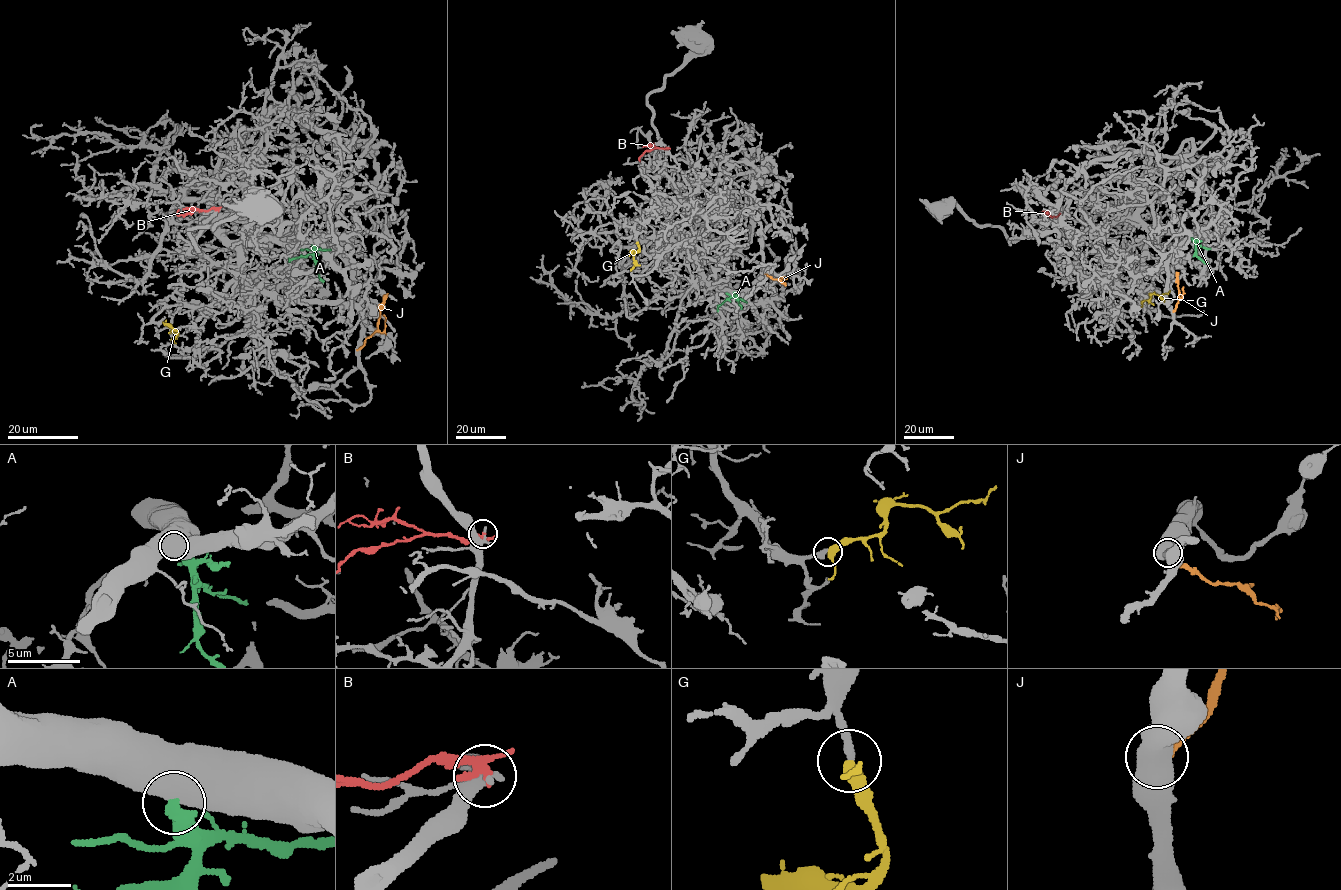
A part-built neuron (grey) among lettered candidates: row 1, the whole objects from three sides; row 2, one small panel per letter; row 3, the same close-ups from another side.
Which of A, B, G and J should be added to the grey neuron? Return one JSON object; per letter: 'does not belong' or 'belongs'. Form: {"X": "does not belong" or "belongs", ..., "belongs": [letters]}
{"A": "does not belong", "B": "does not belong", "G": "belongs", "J": "does not belong", "belongs": ["G"]}

